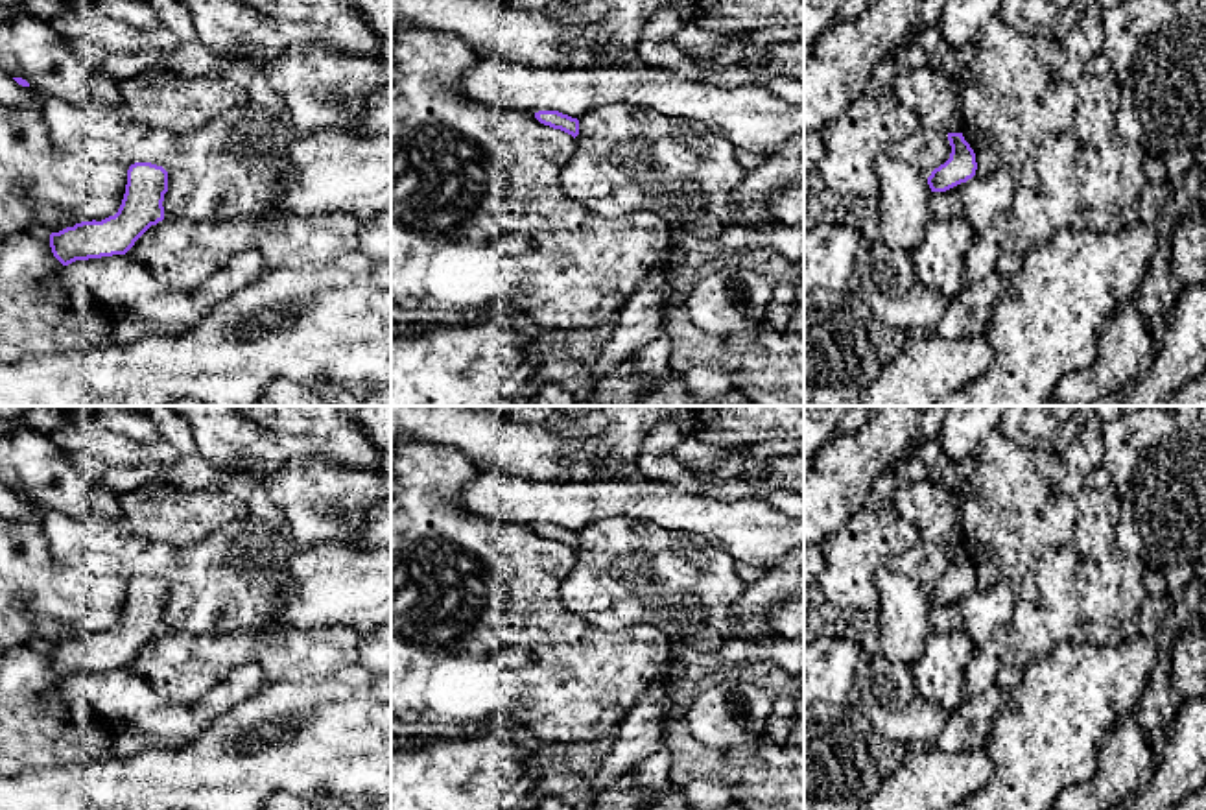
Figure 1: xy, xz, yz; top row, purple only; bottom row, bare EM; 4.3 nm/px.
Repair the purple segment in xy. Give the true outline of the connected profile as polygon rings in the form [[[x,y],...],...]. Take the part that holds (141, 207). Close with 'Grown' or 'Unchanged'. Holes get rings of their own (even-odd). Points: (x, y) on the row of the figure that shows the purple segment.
[[[135,162],[127,170],[122,205],[101,221],[81,221],[50,234],[53,256],[68,266],[76,260],[125,255],[135,242],[164,220],[168,172],[151,162]]]. Unchanged

